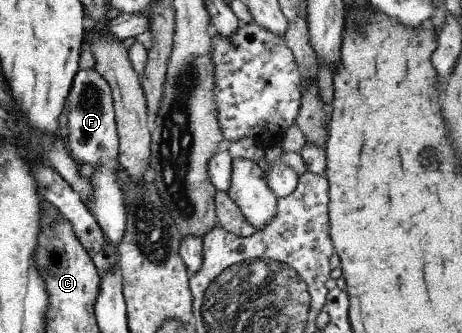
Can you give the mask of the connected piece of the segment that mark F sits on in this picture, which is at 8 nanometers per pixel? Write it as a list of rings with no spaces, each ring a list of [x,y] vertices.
[[[79,69],[74,75],[66,106],[63,117],[65,129],[63,138],[66,141],[67,149],[78,165],[88,162],[96,166],[90,178],[93,191],[89,197],[88,208],[95,216],[109,245],[117,248],[117,244],[125,233],[127,210],[123,193],[125,173],[121,170],[117,159],[119,157],[119,136],[110,85],[96,69]]]

